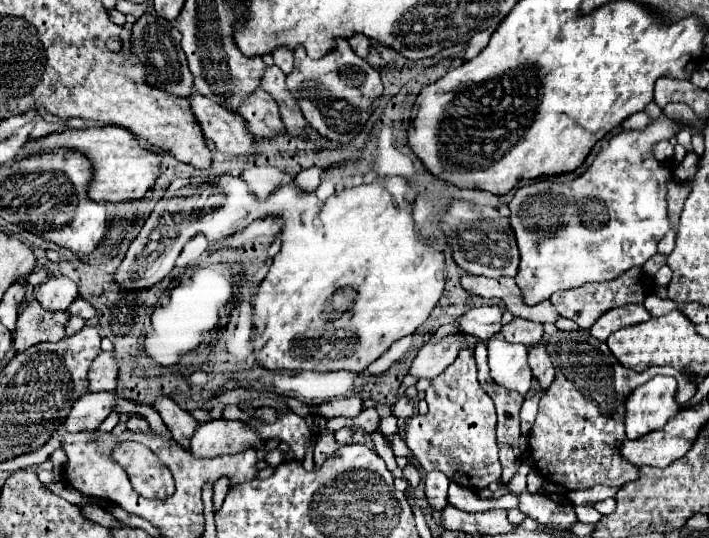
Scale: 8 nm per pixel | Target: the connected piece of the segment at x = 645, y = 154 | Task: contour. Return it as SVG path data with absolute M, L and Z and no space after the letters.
M661 116L651 120L643 130L629 130L613 136L581 176L557 182L555 186L547 186L543 180L539 180L515 190L509 204L509 222L521 252L515 282L523 290L527 304L537 304L539 300L551 298L551 294L557 290L583 286L587 282L615 280L629 268L643 266L657 252L657 242L669 230L665 182L671 180L671 170L667 164L655 160L653 144L659 140L669 140L681 126L681 122Z

